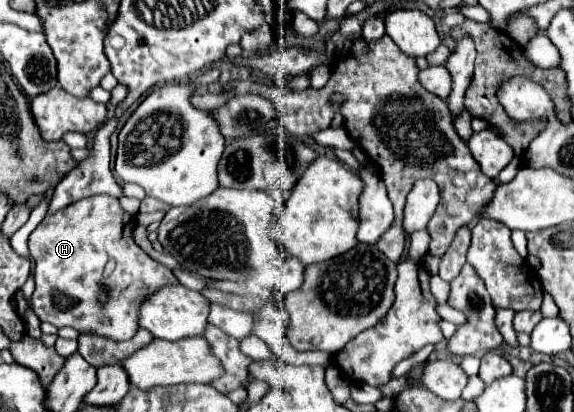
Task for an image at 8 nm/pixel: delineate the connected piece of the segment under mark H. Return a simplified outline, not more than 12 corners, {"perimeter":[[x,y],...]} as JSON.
{"perimeter":[[108,195],[28,239],[40,321],[114,341],[178,285]]}

